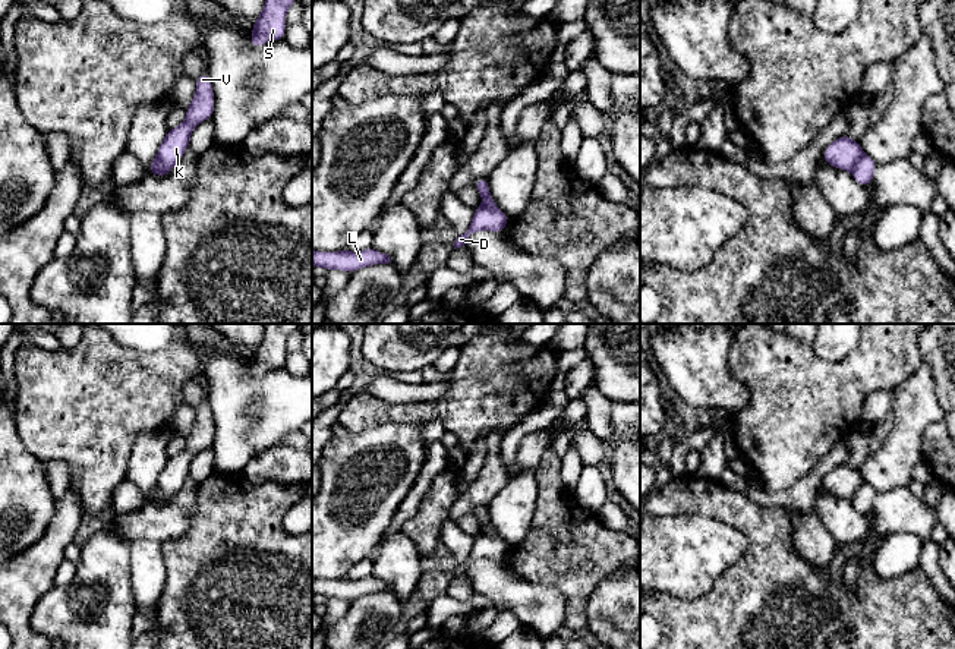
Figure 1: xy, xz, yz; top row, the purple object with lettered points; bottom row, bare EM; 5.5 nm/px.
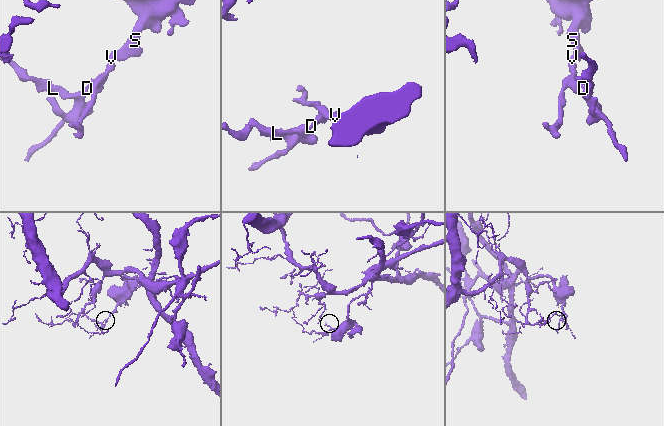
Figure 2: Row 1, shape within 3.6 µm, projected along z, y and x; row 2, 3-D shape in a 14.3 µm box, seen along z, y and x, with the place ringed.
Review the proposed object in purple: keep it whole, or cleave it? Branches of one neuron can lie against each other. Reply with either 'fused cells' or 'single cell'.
fused cells

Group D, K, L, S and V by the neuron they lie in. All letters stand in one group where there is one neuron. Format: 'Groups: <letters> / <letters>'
Groups: D L / K S V

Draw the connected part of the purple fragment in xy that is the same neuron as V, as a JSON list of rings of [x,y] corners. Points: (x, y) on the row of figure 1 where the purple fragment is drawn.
[[[207,72],[196,79],[196,92],[186,110],[186,119],[180,126],[168,129],[164,141],[158,147],[157,161],[163,168],[173,168],[189,148],[193,129],[207,119],[212,119],[215,100],[212,82]]]

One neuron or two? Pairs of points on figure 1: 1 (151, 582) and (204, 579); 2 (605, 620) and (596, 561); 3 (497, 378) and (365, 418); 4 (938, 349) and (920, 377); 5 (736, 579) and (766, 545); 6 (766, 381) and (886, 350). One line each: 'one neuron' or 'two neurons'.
1: two neurons
2: two neurons
3: one neuron
4: two neurons
5: one neuron
6: one neuron

